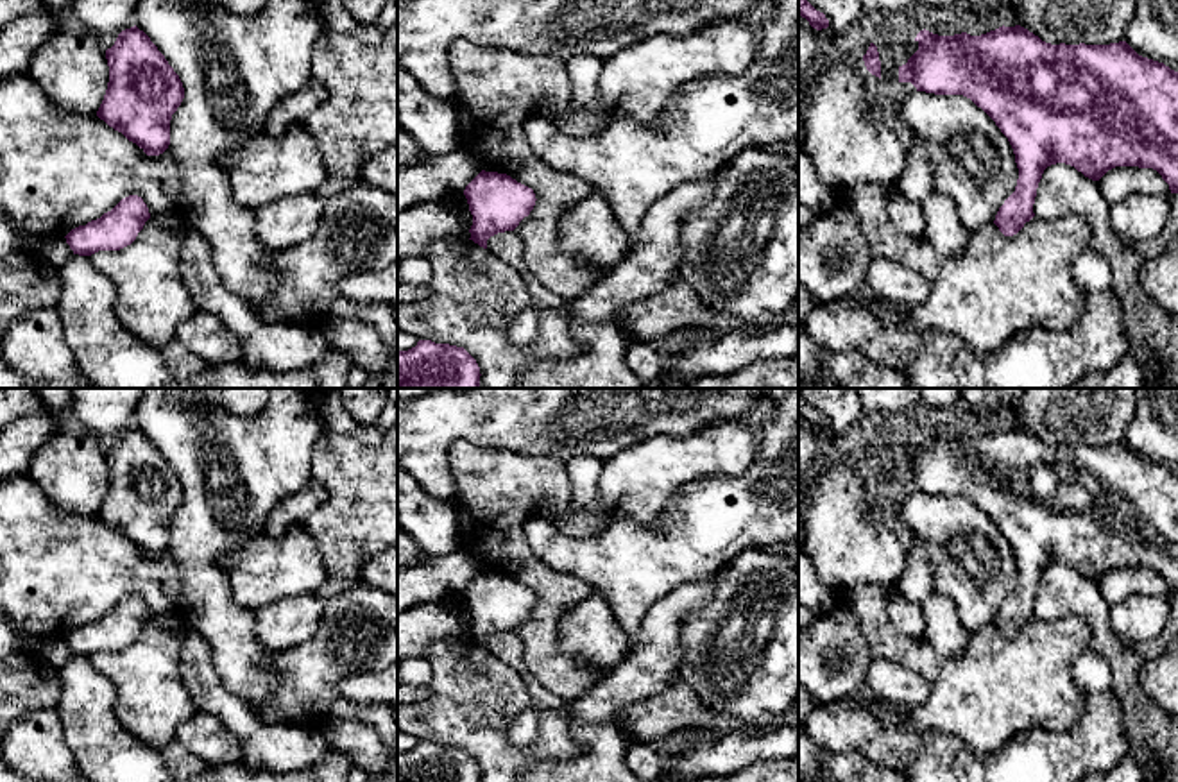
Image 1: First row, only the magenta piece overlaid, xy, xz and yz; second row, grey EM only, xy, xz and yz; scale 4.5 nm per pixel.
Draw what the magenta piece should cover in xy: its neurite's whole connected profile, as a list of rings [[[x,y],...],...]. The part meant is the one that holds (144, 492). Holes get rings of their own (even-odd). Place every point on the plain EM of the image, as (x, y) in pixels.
[[[136,426],[106,451],[109,483],[97,517],[147,557],[170,546],[170,521],[184,499],[179,476]]]

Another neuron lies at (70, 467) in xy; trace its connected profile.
[[[73,422],[36,449],[27,474],[57,508],[79,515],[98,512],[109,483],[106,451]]]

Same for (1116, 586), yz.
[[[1115,567],[1097,582],[1097,587],[1108,607],[1124,601],[1131,594],[1171,598],[1169,585],[1153,569]]]

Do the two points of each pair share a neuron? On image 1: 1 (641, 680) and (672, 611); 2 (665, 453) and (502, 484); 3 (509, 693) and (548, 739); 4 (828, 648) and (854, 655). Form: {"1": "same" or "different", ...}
{"1": "same", "2": "different", "3": "same", "4": "same"}

